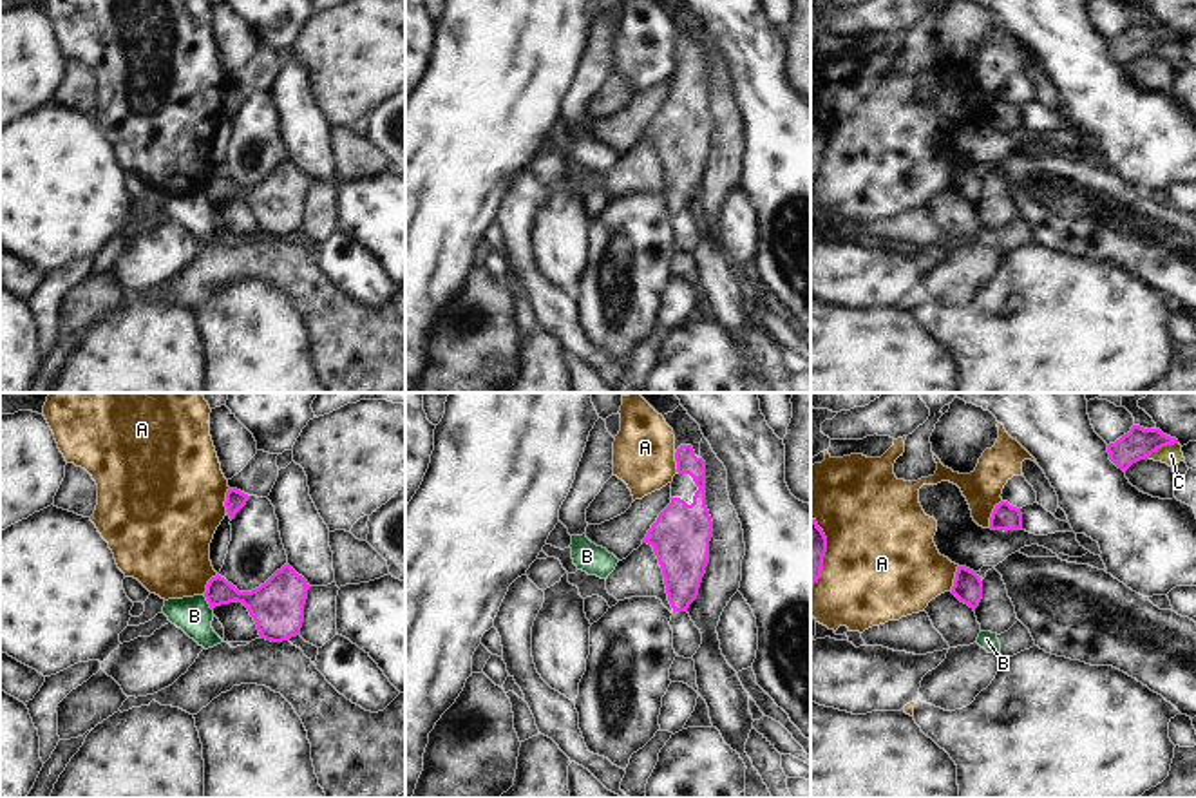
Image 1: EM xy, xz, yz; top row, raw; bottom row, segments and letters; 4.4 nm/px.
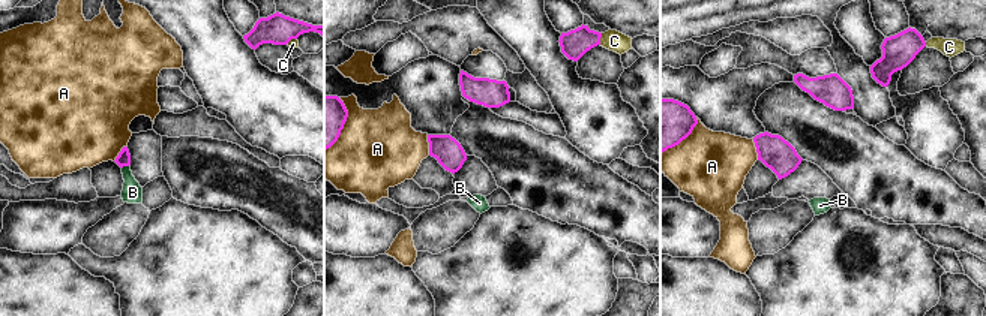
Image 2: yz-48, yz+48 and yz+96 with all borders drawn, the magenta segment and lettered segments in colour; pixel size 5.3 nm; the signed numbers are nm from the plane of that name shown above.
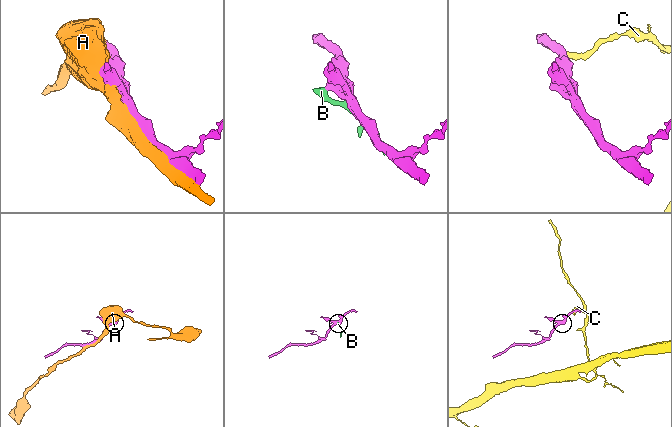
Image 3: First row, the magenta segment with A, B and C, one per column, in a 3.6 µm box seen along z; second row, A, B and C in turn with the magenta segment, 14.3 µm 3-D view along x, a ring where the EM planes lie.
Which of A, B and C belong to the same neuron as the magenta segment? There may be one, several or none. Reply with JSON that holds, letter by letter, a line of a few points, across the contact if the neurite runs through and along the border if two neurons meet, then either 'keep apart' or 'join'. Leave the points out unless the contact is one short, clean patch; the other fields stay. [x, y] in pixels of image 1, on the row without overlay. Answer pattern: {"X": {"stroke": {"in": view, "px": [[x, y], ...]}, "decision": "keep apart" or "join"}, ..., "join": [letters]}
{"A": {"decision": "keep apart"}, "B": {"stroke": {"in": "xy", "px": [[203, 190], [212, 205]]}, "decision": "keep apart"}, "C": {"stroke": {"in": "yz", "px": [[1177, 37], [1158, 42], [1148, 51]]}, "decision": "keep apart"}, "join": []}

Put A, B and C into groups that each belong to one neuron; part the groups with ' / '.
A / B / C

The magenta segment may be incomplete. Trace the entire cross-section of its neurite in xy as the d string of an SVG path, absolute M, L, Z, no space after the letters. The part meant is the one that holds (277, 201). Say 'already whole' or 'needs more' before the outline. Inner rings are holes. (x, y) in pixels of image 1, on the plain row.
already whole | M284 159L252 186L239 186L217 168L208 176L204 192L212 204L235 195L242 197L253 212L261 233L282 237L300 228L308 185L308 176Z

